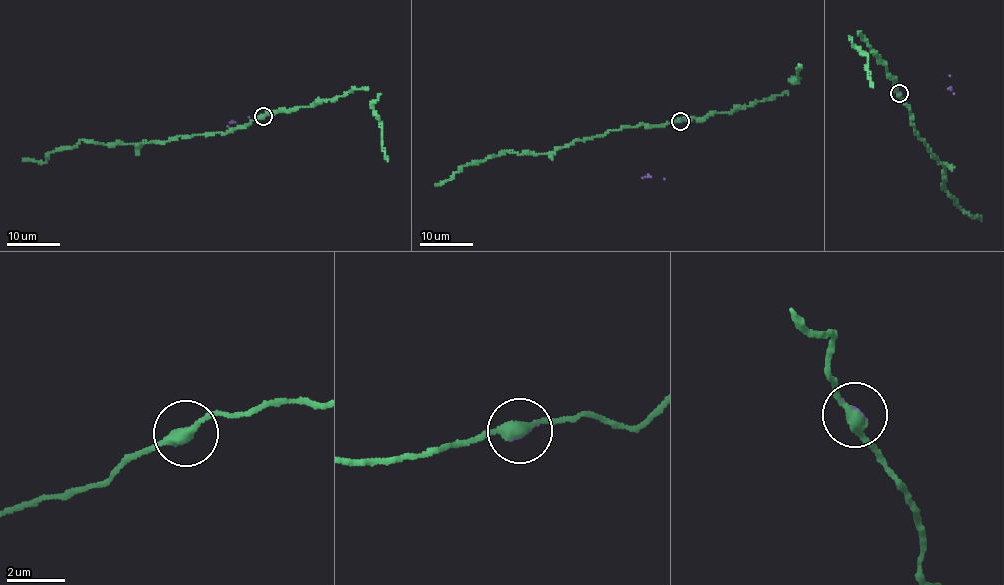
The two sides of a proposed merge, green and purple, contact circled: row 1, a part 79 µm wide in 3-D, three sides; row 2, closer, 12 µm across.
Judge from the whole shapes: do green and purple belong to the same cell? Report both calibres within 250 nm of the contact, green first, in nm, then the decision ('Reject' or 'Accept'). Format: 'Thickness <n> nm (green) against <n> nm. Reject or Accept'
Thickness 360 nm (green) against 110 nm. Reject

